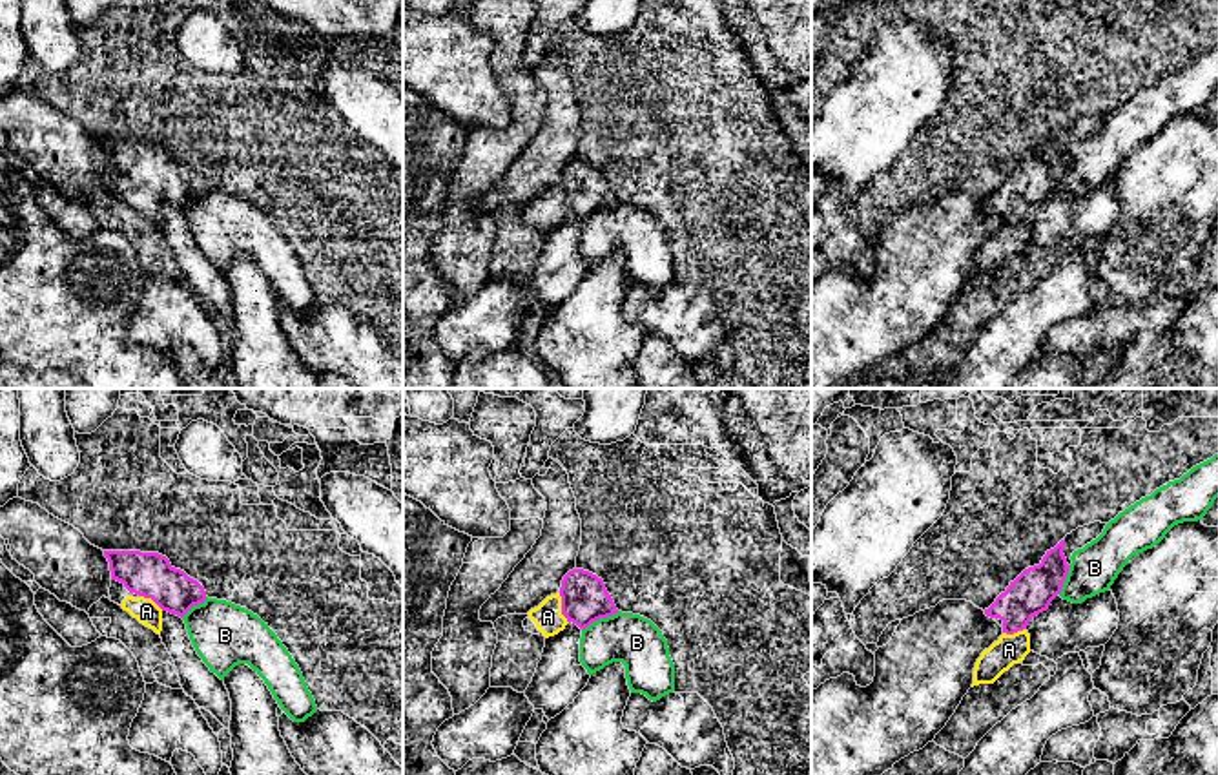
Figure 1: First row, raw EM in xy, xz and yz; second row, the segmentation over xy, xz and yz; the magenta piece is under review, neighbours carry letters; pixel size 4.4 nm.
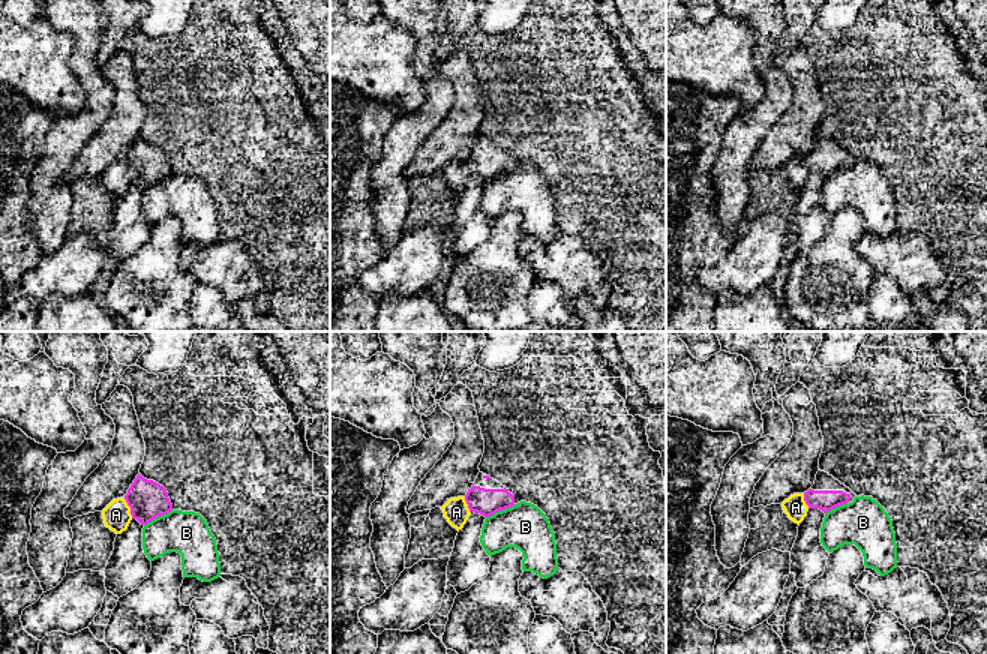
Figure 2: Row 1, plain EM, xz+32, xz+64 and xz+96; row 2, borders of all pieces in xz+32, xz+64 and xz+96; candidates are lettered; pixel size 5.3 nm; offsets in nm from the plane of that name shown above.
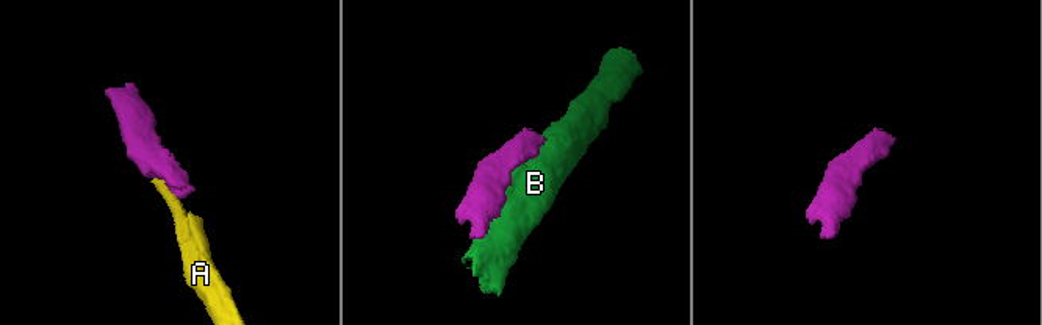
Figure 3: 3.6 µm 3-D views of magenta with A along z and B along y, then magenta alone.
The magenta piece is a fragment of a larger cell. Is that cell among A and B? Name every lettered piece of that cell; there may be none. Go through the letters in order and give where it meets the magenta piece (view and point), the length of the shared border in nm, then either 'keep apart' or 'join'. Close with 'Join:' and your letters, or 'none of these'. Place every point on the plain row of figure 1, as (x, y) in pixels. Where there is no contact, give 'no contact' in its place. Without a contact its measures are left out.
A: xz (562, 199) | 140 nm | join
B: xz (600, 208) | 190 nm | keep apart
Join: A

